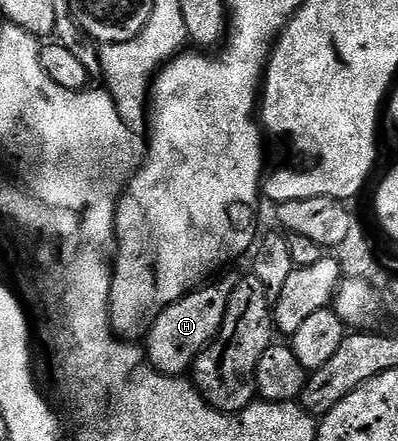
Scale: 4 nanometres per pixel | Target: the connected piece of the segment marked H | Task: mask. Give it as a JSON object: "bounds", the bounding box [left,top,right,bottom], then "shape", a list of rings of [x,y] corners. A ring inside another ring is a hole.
{"bounds":[144,281,235,377],"shape":[[[235,281],[214,283],[207,282],[184,298],[172,302],[172,306],[164,309],[152,322],[150,331],[144,337],[144,351],[146,359],[160,374],[185,377],[193,369],[198,355],[217,338],[226,317],[230,295],[234,293]]]}

